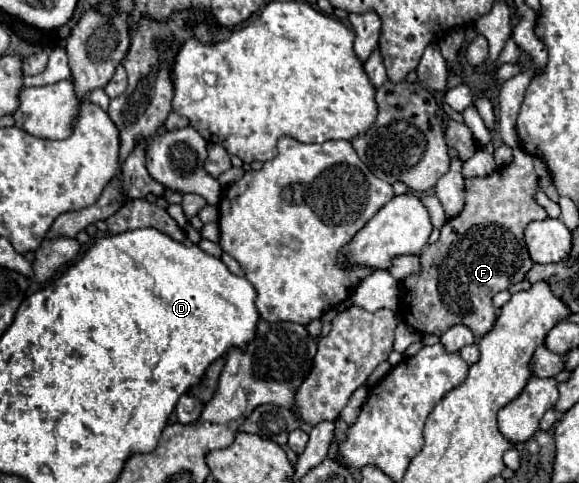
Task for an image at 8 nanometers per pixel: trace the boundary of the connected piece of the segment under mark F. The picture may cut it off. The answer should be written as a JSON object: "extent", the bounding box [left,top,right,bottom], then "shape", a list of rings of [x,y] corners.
{"extent":[401,152,545,340],"shape":[[[515,152],[513,162],[496,170],[483,178],[467,178],[465,180],[465,208],[459,216],[447,220],[441,230],[441,238],[437,244],[431,244],[421,250],[421,266],[423,270],[415,276],[405,278],[405,302],[401,306],[401,318],[413,326],[421,334],[441,336],[451,326],[467,326],[473,330],[475,340],[483,338],[491,326],[495,324],[495,308],[493,296],[501,290],[507,290],[511,284],[525,280],[527,270],[531,270],[533,262],[529,258],[527,246],[523,242],[523,230],[529,222],[545,220],[545,210],[533,200],[537,190],[535,186],[537,174],[533,170],[533,158],[527,152]]]}

